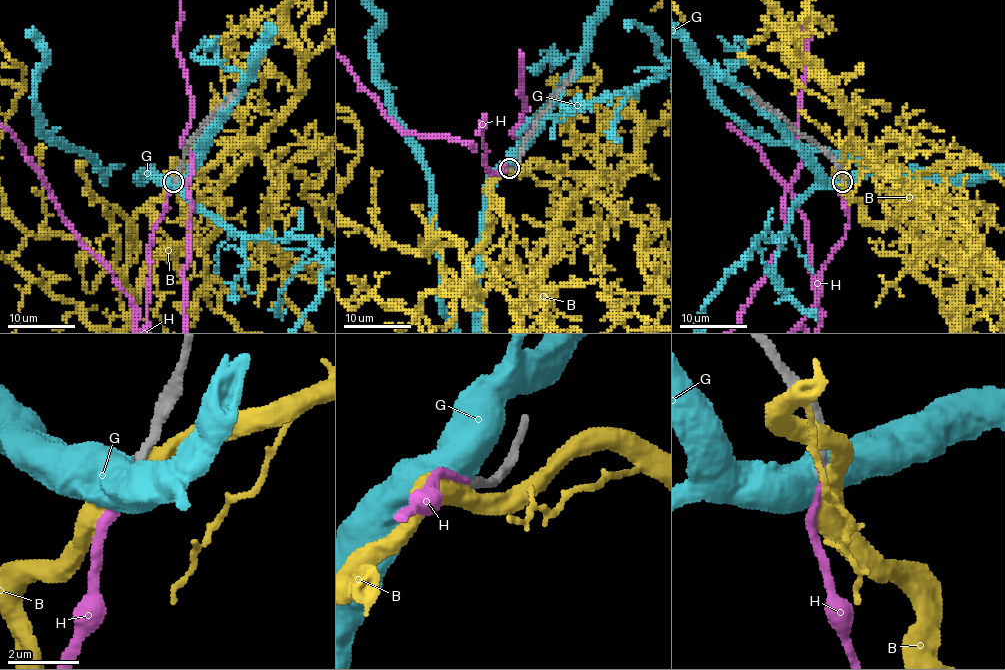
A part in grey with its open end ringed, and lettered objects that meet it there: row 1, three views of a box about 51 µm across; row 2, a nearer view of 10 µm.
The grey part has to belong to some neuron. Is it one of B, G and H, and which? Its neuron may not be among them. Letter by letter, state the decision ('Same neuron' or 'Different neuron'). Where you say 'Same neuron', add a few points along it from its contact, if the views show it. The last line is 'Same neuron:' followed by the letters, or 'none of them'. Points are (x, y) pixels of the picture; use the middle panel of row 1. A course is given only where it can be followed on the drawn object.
B: Different neuron
G: Different neuron
H: Same neuron
Same neuron: H

